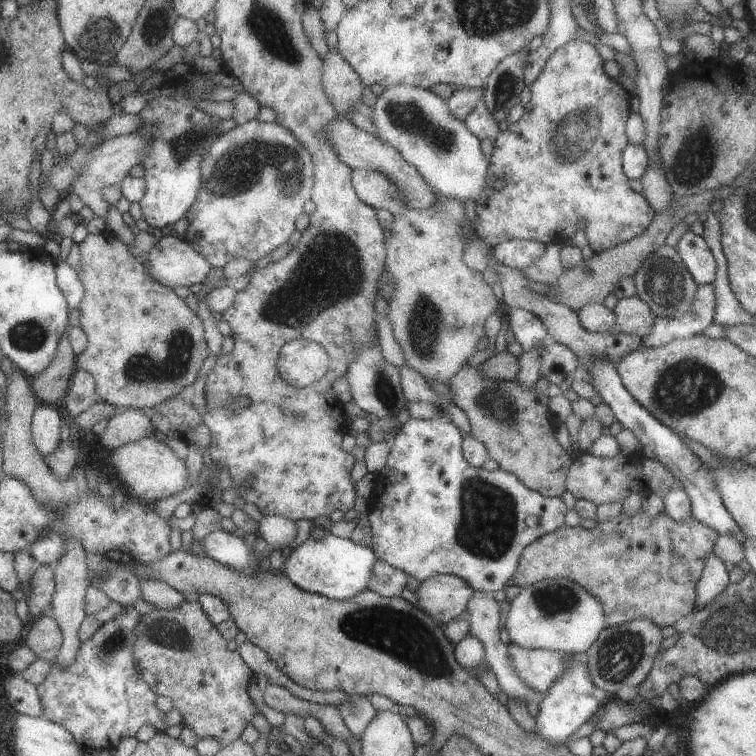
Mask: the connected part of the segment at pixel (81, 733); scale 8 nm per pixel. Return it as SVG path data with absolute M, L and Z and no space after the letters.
M114 605L111 615L80 644L72 664L64 670L52 668L37 686L45 718L64 726L86 753L116 748L122 738L135 737L144 725L164 732L165 714L156 708L157 696L133 668L133 640L138 638L133 631L139 614L134 607Z

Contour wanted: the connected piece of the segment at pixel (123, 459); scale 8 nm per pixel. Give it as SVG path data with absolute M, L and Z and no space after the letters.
M144 436L126 446L112 449L108 462L111 468L117 470L130 496L144 503L153 505L163 498L174 496L184 488L190 487L190 476L184 460L180 460L171 448L154 437Z

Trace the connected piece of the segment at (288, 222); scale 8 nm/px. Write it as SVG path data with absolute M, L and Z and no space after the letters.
M252 119L244 124L229 130L226 133L220 134L218 138L214 138L213 144L208 148L207 154L204 154L203 162L201 165L202 185L200 193L196 196L196 201L184 216L190 219L187 234L191 238L190 242L196 252L203 255L208 260L212 267L223 268L228 262L236 258L245 258L250 262L256 262L258 258L270 254L275 248L278 248L282 243L288 241L292 232L296 229L294 222L302 214L304 204L311 200L311 188L314 182L314 162L312 156L308 154L308 150L304 148L302 142L298 142L298 138L290 132L284 125L276 123L265 123L259 119Z

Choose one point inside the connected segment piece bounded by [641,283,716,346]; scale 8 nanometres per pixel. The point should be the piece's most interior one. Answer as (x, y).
(700, 315)

